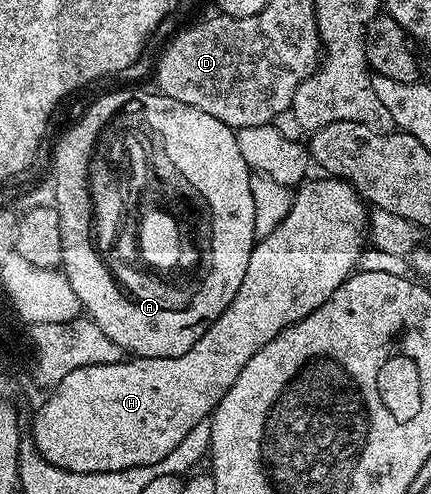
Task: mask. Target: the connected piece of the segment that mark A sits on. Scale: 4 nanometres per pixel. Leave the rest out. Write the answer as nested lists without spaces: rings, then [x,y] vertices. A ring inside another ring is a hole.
[[[109,91],[105,97],[98,98],[61,135],[60,142],[56,145],[56,158],[53,159],[52,165],[56,168],[56,175],[54,175],[56,193],[54,208],[58,211],[58,223],[62,233],[62,259],[60,265],[66,279],[70,281],[70,287],[74,289],[74,295],[78,295],[83,312],[94,323],[98,323],[98,327],[102,327],[103,334],[112,339],[114,343],[118,343],[118,347],[122,347],[129,354],[137,357],[177,357],[178,355],[186,355],[186,351],[190,351],[190,347],[194,347],[194,343],[198,343],[198,339],[202,339],[202,335],[206,330],[218,320],[222,315],[222,311],[226,311],[226,307],[230,307],[234,295],[238,295],[238,287],[242,287],[242,279],[246,275],[246,263],[250,263],[252,247],[258,240],[254,231],[254,195],[250,195],[250,179],[253,174],[249,170],[246,159],[242,159],[242,151],[238,151],[236,134],[229,125],[222,123],[214,115],[206,115],[206,111],[198,111],[198,107],[178,103],[174,99],[165,97],[159,91],[149,91],[148,105],[152,105],[152,121],[156,121],[156,129],[160,129],[160,133],[164,133],[164,145],[168,145],[168,153],[172,153],[172,161],[176,161],[176,165],[180,165],[180,169],[184,169],[184,173],[188,173],[188,177],[139,177],[139,175],[127,171],[113,172],[104,181],[91,186],[91,197],[88,194],[90,183],[84,178],[84,165],[88,165],[88,145],[92,145],[92,133],[96,133],[96,129],[100,129],[100,121],[104,121],[104,117],[108,117],[108,109],[116,109],[116,105],[120,105],[120,101],[124,101],[124,97],[119,97],[115,91]],[[143,205],[148,209],[168,209],[168,229],[140,229],[140,225],[136,220],[140,217],[140,208]],[[92,213],[96,216],[97,221],[96,245],[92,242]]]

